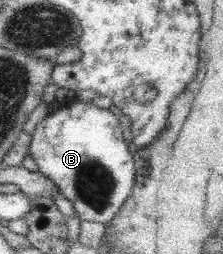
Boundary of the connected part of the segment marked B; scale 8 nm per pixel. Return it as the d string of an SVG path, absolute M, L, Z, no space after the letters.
M59 101L60 109L36 127L28 154L38 170L72 202L82 221L109 223L130 196L135 183L135 162L122 137L119 116L88 101Z

